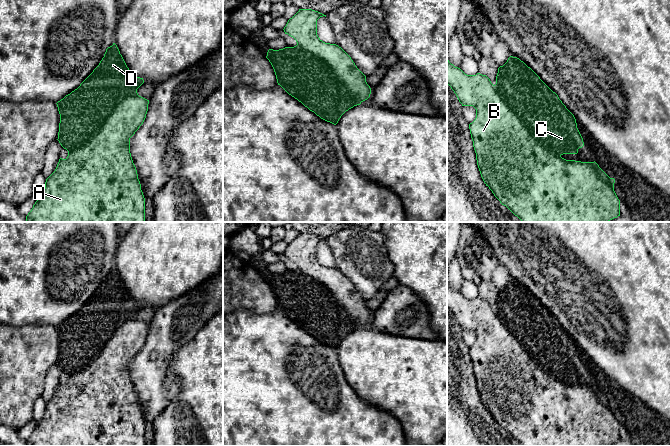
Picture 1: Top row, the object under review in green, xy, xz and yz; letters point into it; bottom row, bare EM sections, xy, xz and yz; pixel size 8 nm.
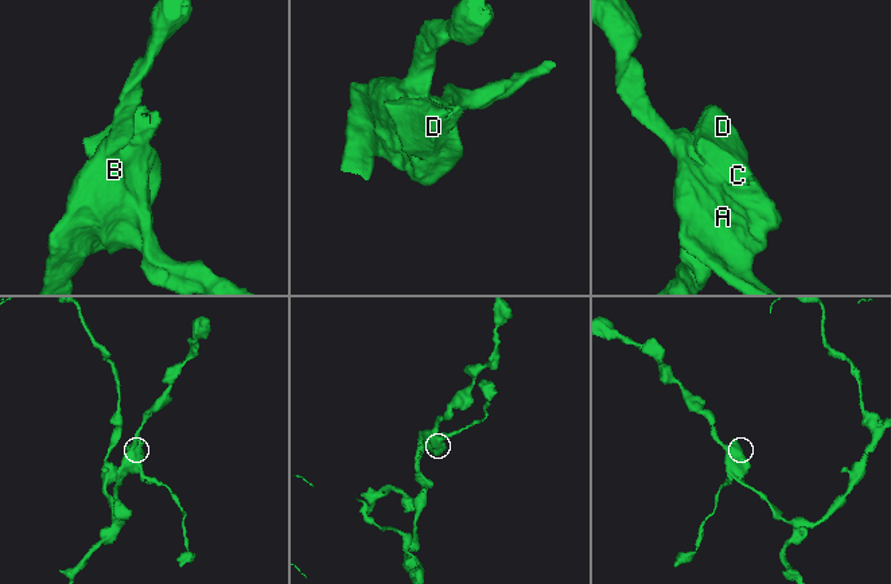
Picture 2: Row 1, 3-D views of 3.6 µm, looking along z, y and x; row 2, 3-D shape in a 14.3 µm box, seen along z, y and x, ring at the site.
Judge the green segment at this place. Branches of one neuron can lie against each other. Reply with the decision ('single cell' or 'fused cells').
single cell

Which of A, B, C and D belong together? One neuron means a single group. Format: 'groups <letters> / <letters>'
groups A B C D

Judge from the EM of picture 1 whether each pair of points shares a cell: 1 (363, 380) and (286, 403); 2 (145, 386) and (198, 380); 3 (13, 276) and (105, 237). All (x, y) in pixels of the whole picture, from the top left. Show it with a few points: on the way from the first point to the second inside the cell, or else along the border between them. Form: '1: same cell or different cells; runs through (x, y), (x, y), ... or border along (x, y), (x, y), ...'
1: different cells; border along (339, 362), (348, 384), (364, 401)
2: different cells; border along (171, 360), (179, 392), (164, 406)
3: same cell; runs through (36, 253), (47, 242), (82, 237)

